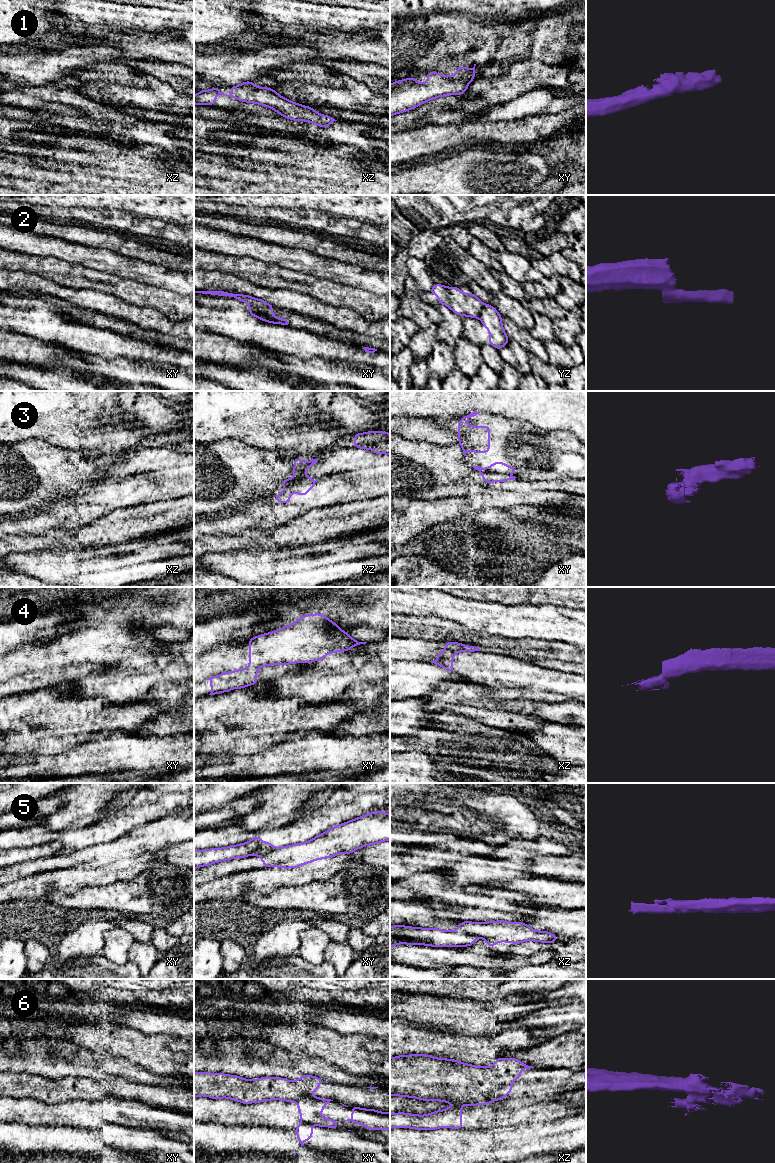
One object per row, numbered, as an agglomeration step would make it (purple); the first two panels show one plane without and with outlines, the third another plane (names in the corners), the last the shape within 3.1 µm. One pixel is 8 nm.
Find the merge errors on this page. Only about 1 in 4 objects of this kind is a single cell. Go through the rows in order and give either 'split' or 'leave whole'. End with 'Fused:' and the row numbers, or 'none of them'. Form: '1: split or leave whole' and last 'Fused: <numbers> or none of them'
1: leave whole
2: split
3: split
4: split
5: split
6: leave whole
Fused: 2, 3, 4, 5

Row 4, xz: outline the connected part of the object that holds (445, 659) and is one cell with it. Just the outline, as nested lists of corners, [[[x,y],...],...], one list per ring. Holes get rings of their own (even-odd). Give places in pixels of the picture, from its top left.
[[[446,650],[438,653],[438,658],[435,661],[430,661],[440,667],[445,668],[449,672],[454,672],[453,670],[453,657],[455,652],[448,652]]]

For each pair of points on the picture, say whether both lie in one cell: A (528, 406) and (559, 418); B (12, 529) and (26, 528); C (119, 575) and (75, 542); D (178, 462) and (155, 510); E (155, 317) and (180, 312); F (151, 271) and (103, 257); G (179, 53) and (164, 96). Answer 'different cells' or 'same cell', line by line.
A: same cell
B: same cell
C: different cells
D: different cells
E: different cells
F: same cell
G: different cells

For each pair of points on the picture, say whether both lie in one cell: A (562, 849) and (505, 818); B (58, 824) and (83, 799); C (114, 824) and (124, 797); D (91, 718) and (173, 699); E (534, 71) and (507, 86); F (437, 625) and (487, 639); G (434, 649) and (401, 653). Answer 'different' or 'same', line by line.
A: different
B: same
C: different
D: different
E: same
F: same
G: same

